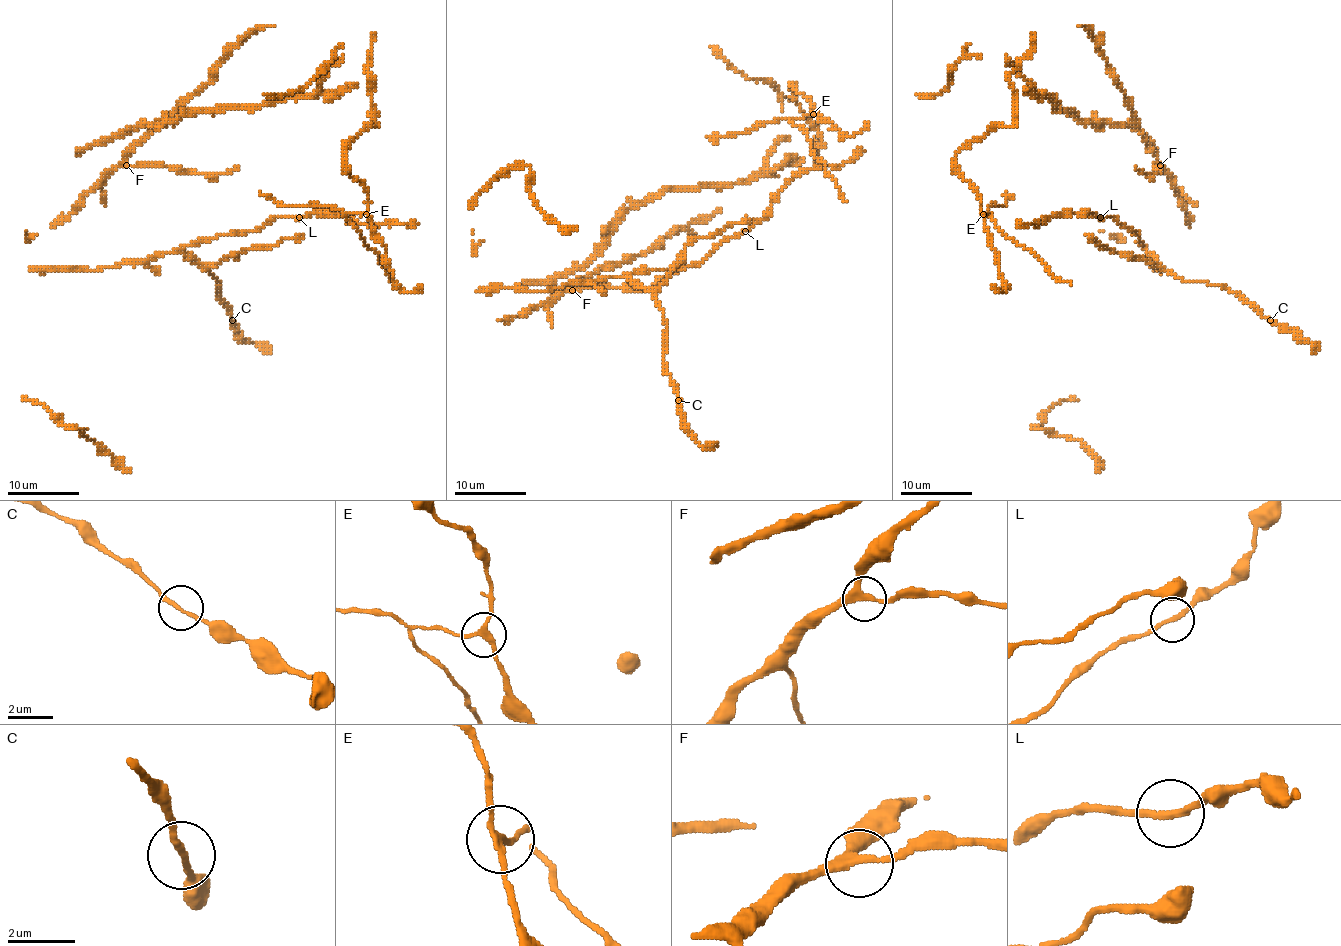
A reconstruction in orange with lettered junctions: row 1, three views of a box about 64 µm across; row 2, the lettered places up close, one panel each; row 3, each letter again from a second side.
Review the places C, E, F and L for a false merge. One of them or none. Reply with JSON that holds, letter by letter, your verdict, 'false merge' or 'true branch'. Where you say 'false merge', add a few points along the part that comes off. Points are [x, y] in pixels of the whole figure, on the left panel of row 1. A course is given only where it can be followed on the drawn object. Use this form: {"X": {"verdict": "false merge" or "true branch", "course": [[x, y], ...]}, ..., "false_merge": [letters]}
{"C": {"verdict": "true branch"}, "E": {"verdict": "false merge", "course": [[367, 214], [345, 212], [344, 216], [360, 232], [365, 244], [374, 250], [389, 277], [401, 286]]}, "F": {"verdict": "true branch"}, "L": {"verdict": "true branch"}, "false_merge": ["E"]}

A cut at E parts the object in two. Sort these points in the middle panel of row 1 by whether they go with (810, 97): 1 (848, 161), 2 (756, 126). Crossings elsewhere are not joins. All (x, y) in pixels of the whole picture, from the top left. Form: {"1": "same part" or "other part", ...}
{"1": "same part", "2": "other part"}

